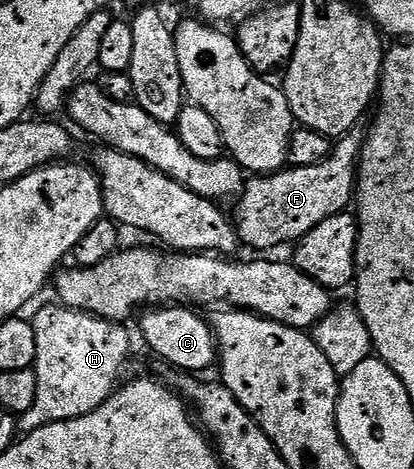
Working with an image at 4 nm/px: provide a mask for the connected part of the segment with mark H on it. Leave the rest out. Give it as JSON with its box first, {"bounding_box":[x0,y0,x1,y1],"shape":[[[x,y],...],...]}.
{"bounding_box":[18,303,131,431],"shape":[[[62,303],[47,305],[33,317],[37,335],[37,359],[34,371],[38,375],[37,403],[18,418],[20,430],[30,431],[58,421],[72,421],[97,411],[120,384],[123,364],[131,353],[131,337],[127,325],[106,321],[79,309],[68,309]]]}

